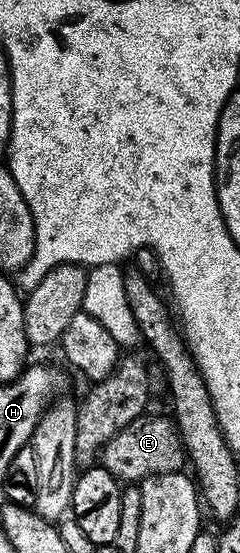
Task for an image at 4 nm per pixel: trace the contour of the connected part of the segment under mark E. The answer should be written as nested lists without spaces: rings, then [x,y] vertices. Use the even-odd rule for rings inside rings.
[[[143,413],[140,418],[133,420],[117,436],[113,436],[99,451],[98,461],[111,475],[123,484],[139,484],[152,474],[174,474],[182,471],[185,466],[185,451],[183,440],[179,437],[178,429],[170,417]]]

